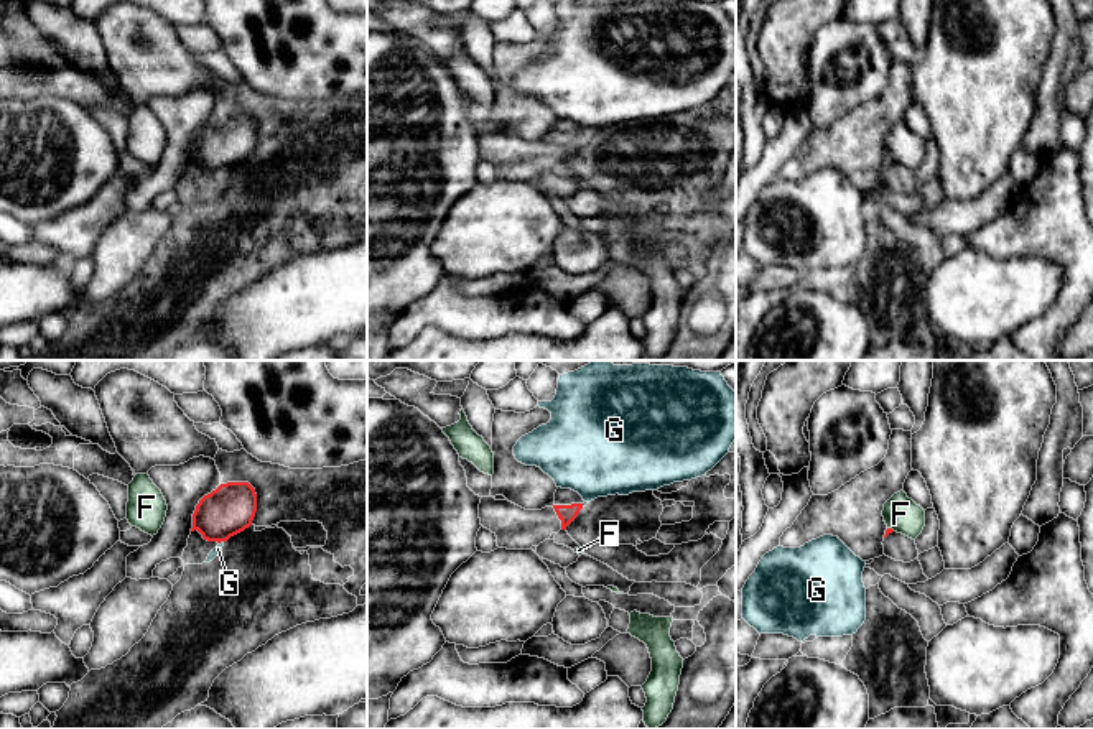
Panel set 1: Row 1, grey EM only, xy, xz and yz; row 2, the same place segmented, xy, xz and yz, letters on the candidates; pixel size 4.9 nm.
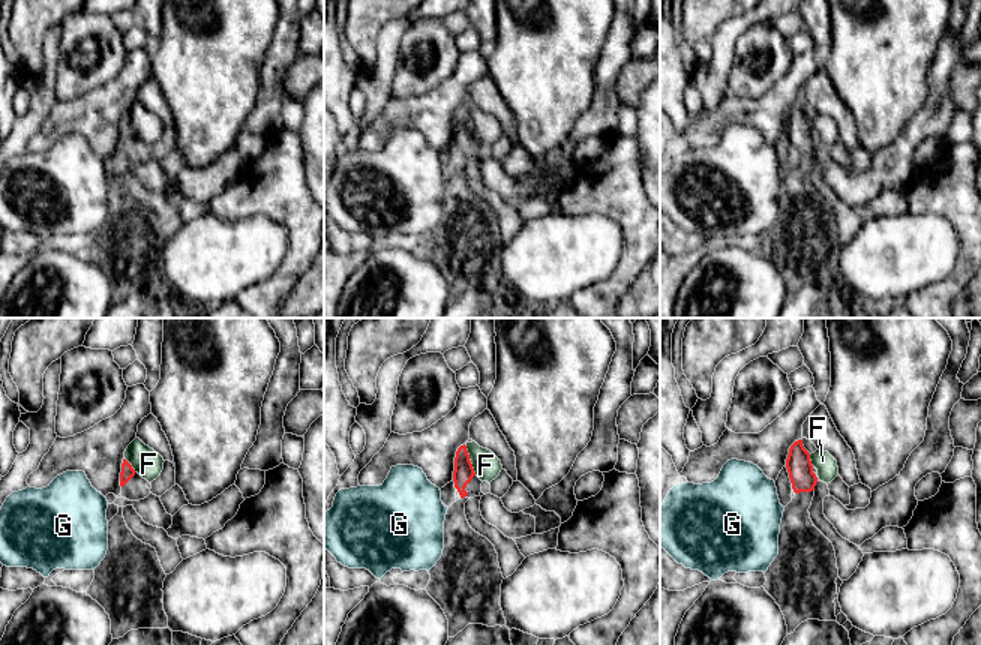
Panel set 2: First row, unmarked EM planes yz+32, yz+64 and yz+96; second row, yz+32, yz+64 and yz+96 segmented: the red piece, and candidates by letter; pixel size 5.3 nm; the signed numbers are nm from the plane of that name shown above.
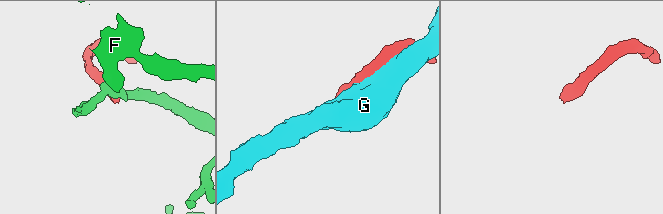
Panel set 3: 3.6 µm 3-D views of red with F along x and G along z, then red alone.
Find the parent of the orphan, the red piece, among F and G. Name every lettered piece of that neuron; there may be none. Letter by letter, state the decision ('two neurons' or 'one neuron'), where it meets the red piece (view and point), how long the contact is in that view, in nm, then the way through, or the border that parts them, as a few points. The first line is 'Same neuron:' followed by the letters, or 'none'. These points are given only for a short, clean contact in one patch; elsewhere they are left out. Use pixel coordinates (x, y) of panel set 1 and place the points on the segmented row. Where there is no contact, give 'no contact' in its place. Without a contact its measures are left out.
Same neuron: none
F: two neurons; contact yz (891, 529); length 40 nm; border yz (888, 527), (894, 530)
G: two neurons; contact xy (221, 540); length 30 nm

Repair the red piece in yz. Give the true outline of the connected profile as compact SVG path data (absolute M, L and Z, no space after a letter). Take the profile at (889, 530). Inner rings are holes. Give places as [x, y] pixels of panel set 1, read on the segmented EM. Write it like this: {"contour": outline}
{"contour": "M892 528L886 530L882 545L884 545L884 555L895 561L910 563L915 558L919 558L915 540L902 533L897 533Z"}

